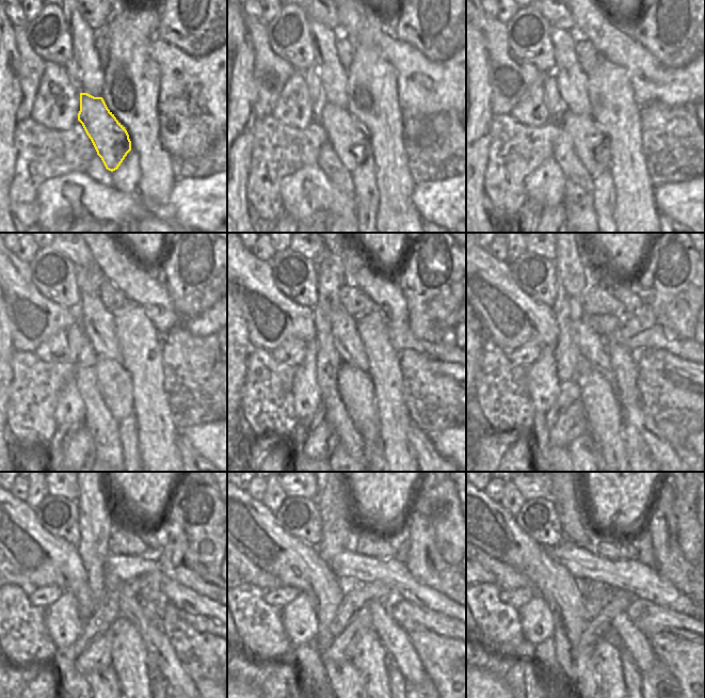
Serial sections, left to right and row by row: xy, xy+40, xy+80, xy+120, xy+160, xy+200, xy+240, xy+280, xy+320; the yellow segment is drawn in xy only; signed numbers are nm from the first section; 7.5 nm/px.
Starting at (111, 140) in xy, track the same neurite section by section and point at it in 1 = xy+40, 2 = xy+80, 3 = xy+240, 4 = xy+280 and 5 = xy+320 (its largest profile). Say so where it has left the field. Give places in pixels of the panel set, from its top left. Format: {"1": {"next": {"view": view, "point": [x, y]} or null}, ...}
{"1": {"next": {"view": "xy+40", "point": [351, 142]}}, "2": {"next": {"view": "xy+80", "point": [591, 143]}}, "3": {"next": {"view": "xy+240", "point": [129, 654]}}, "4": {"next": {"view": "xy+280", "point": [370, 656]}}, "5": {"next": {"view": "xy+320", "point": [607, 661]}}}

